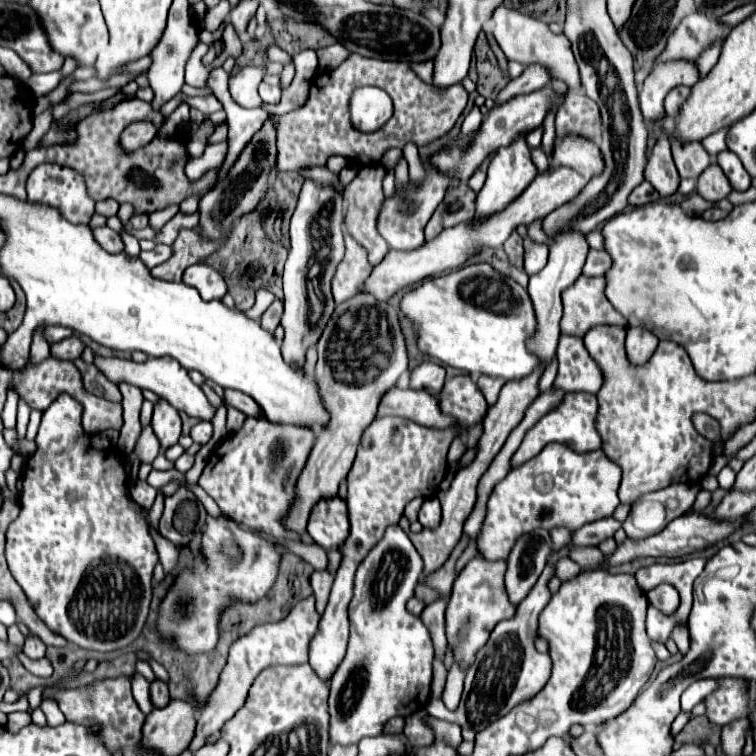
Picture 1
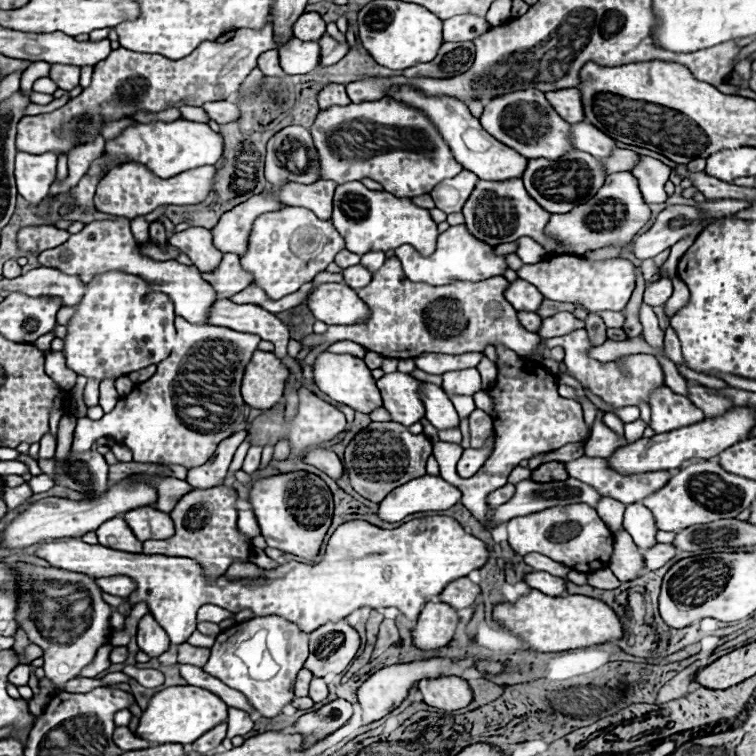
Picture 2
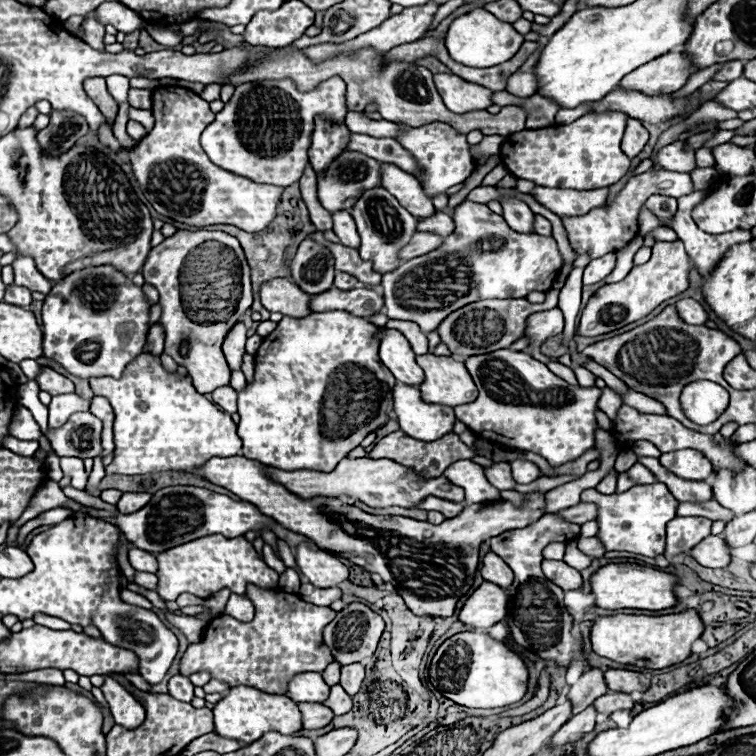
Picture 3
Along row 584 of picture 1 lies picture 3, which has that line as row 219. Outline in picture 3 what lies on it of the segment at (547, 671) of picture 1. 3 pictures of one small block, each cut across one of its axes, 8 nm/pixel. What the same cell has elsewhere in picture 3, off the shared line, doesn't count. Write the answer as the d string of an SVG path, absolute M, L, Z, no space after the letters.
M536 214L534 232L536 232L536 234L542 234L542 236L550 236L550 234L552 234L552 224L550 224L550 220L546 220L544 216Z

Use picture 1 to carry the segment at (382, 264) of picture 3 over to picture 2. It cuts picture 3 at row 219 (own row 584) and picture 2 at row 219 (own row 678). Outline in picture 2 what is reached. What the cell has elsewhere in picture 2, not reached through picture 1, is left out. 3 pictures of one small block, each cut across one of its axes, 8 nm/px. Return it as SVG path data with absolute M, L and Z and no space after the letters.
M348 182L336 188L332 224L346 240L346 248L360 256L370 250L396 250L402 244L414 246L424 256L430 256L436 250L438 228L426 208L412 204L408 198L368 190L362 182Z

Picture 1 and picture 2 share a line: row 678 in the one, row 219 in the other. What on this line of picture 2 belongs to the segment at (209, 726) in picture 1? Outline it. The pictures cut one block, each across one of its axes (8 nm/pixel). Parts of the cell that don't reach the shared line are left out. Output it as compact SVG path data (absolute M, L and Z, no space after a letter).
M262 194L252 196L250 200L242 202L240 206L228 210L220 222L212 228L212 240L214 246L220 252L234 252L234 254L244 254L248 246L248 236L252 230L252 222L272 210L284 208L276 198L264 198Z

